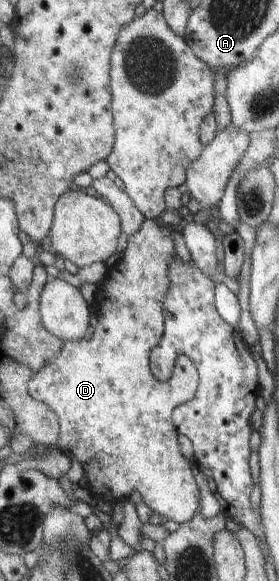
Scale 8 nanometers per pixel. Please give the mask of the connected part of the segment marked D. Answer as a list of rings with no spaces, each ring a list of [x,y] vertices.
[[[146,218],[142,224],[141,229],[127,237],[127,247],[123,251],[123,256],[112,267],[108,268],[105,277],[98,284],[98,291],[95,295],[95,308],[96,314],[94,314],[94,328],[93,337],[91,339],[83,339],[80,341],[62,341],[63,347],[61,351],[55,355],[53,363],[49,361],[42,369],[39,369],[27,383],[28,393],[39,403],[43,403],[45,407],[49,407],[53,411],[53,415],[57,415],[57,421],[59,425],[59,435],[57,435],[57,441],[53,445],[43,445],[43,443],[34,443],[32,457],[38,458],[42,456],[44,463],[46,459],[55,455],[67,457],[71,463],[77,461],[80,463],[83,469],[83,477],[87,479],[86,488],[90,491],[93,497],[97,498],[100,503],[107,501],[107,503],[113,505],[115,502],[124,501],[129,498],[132,492],[139,492],[144,499],[145,505],[149,507],[157,515],[167,518],[177,524],[185,524],[191,521],[195,515],[201,511],[200,501],[200,489],[194,480],[192,473],[185,455],[181,453],[178,432],[175,425],[172,423],[172,412],[181,404],[189,402],[195,396],[198,389],[200,380],[198,377],[197,369],[195,365],[189,360],[187,355],[177,355],[173,372],[171,377],[167,380],[157,380],[150,371],[150,353],[159,344],[159,341],[164,335],[164,311],[163,301],[167,296],[167,289],[169,289],[169,277],[167,277],[167,271],[169,271],[169,265],[173,263],[173,259],[176,259],[177,248],[173,245],[173,237],[171,237],[172,230],[159,221],[153,221]]]

